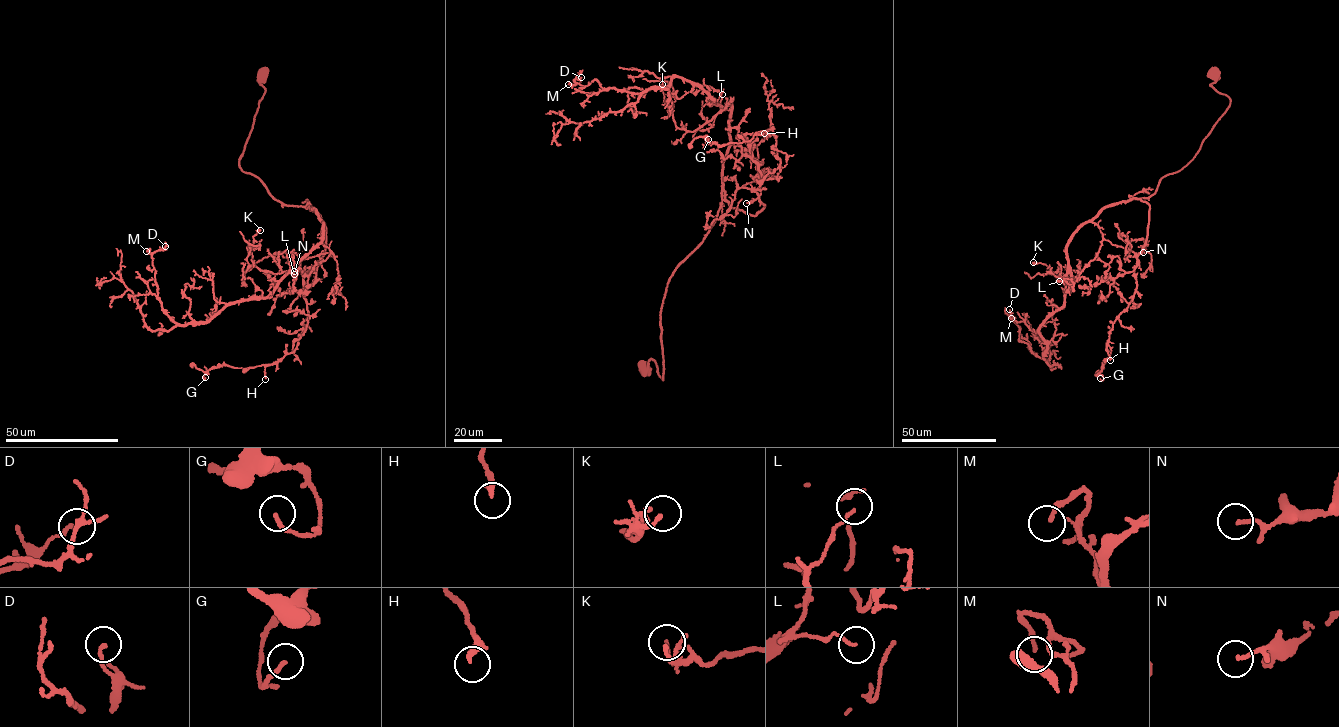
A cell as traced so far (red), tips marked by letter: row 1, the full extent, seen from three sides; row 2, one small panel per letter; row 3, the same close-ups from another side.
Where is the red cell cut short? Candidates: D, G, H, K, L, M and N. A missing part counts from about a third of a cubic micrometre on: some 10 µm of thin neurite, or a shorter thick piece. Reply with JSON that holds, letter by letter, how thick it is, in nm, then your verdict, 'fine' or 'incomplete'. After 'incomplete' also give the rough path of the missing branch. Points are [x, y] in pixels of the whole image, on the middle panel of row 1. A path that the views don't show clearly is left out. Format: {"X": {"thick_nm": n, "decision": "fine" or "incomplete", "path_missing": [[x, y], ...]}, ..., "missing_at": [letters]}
{"D": {"thick_nm": 140, "decision": "fine"}, "G": {"thick_nm": 170, "decision": "fine"}, "H": {"thick_nm": 180, "decision": "fine"}, "K": {"thick_nm": 90, "decision": "fine"}, "L": {"thick_nm": 80, "decision": "fine"}, "M": {"thick_nm": 180, "decision": "fine"}, "N": {"thick_nm": 130, "decision": "fine"}, "missing_at": []}

